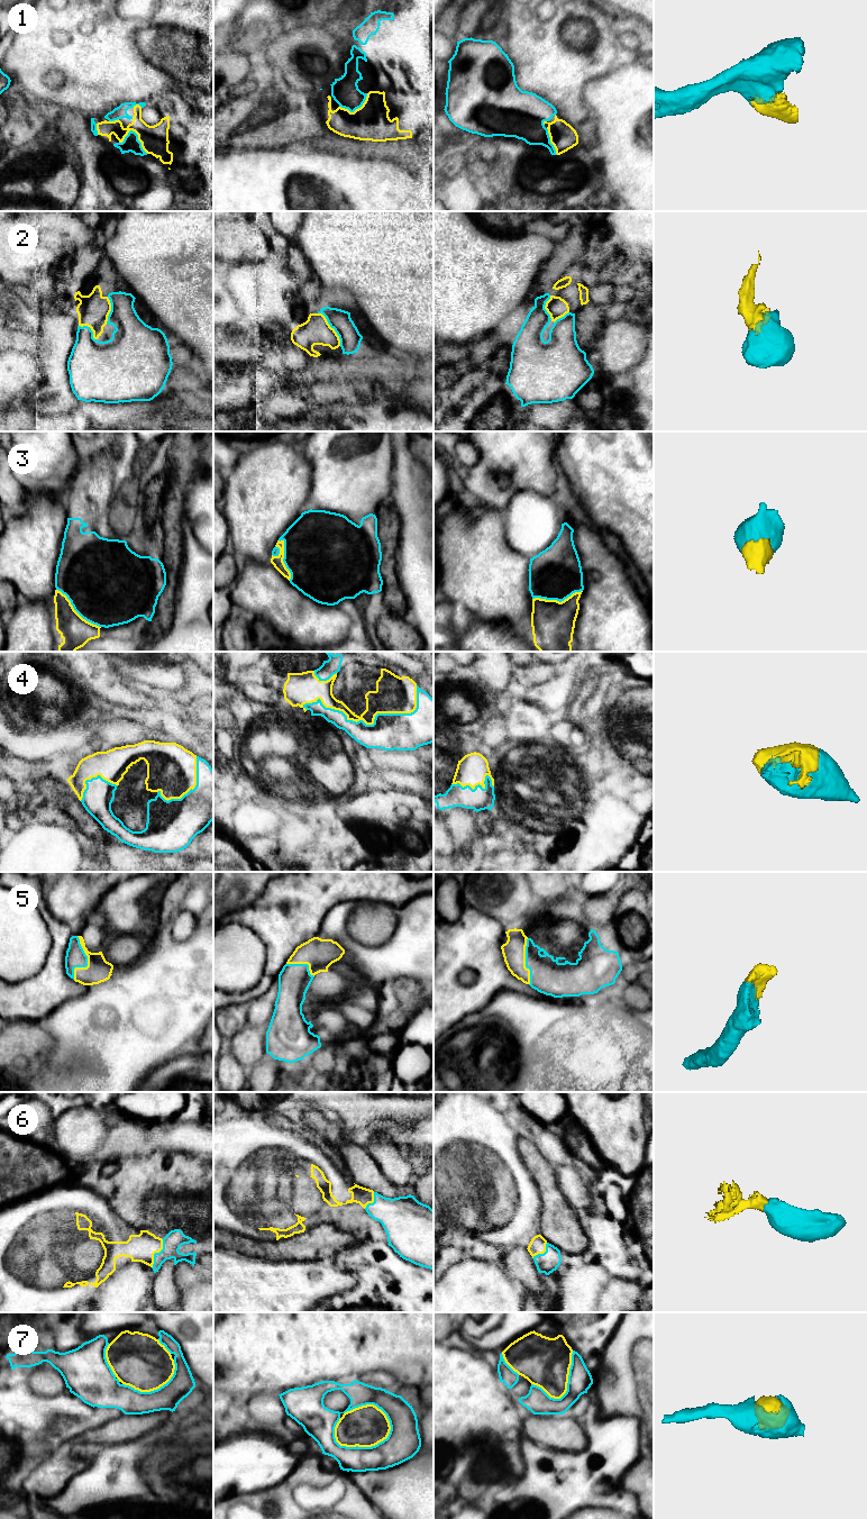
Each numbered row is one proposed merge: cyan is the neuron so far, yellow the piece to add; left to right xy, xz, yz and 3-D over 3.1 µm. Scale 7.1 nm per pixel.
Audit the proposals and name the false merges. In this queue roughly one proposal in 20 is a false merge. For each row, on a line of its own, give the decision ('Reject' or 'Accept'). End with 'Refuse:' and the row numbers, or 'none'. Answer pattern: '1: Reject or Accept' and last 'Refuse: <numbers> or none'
1: Accept
2: Accept
3: Accept
4: Accept
5: Accept
6: Accept
7: Accept
Refuse: none

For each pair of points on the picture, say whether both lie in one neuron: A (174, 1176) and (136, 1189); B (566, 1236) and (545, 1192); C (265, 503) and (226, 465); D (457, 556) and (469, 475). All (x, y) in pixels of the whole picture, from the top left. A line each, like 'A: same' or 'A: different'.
A: same
B: same
C: different
D: different

